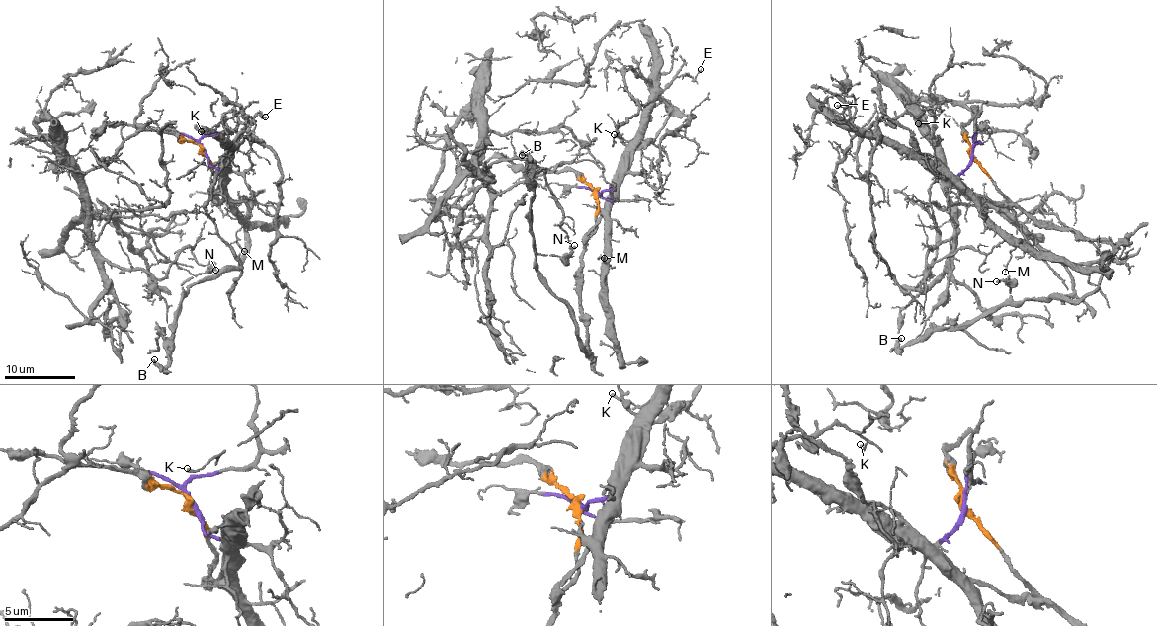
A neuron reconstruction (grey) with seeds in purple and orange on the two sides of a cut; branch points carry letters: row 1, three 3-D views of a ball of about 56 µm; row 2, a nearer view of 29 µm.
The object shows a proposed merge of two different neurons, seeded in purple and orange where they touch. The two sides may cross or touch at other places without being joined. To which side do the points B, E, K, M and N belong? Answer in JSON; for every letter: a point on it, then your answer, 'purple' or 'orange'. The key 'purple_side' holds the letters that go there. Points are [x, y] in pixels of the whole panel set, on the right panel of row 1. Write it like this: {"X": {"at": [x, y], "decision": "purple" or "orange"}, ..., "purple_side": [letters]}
{"B": {"at": [901, 338], "decision": "orange"}, "E": {"at": [837, 105], "decision": "purple"}, "K": {"at": [918, 123], "decision": "purple"}, "M": {"at": [1005, 272], "decision": "purple"}, "N": {"at": [996, 281], "decision": "orange"}, "purple_side": ["E", "K", "M"]}

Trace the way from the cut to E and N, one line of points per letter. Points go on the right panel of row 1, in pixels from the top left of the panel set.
E: (973, 155), (960, 172), (946, 174), (870, 139), (845, 121), (844, 109), (850, 105), (842, 107), (837, 105)
N: (973, 155), (1027, 215), (1113, 248), (1100, 284), (1076, 300), (1015, 302), (1010, 286), (996, 280)

